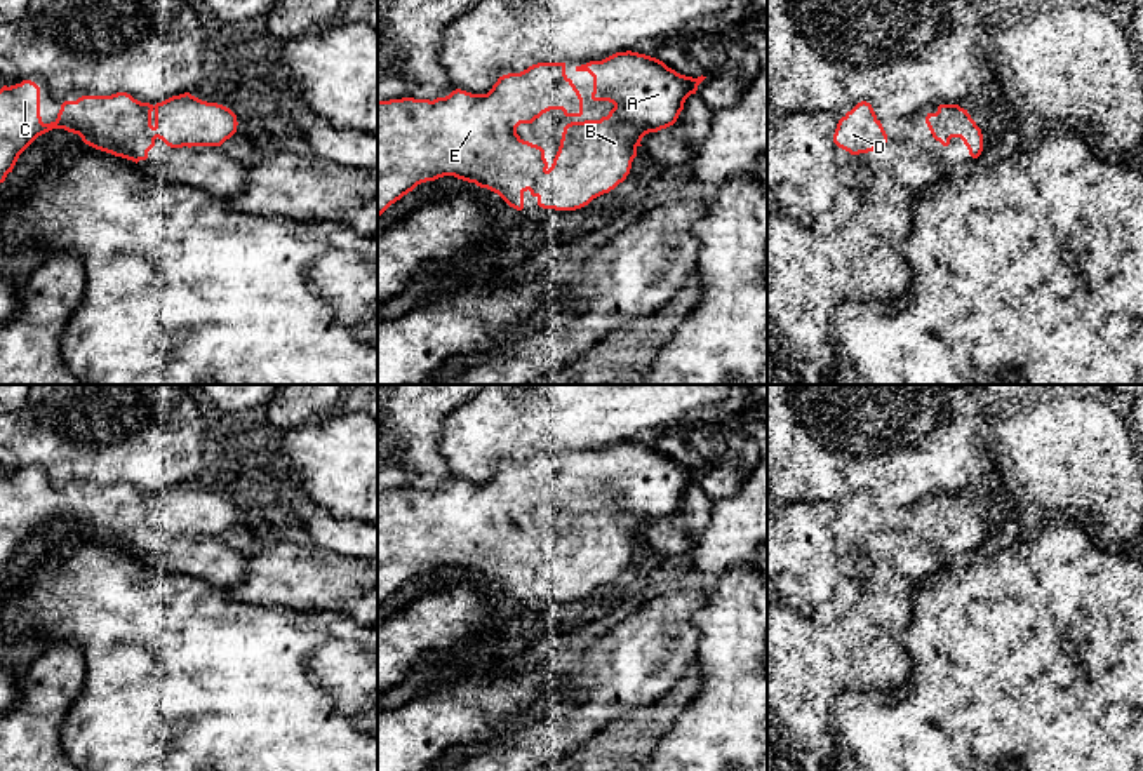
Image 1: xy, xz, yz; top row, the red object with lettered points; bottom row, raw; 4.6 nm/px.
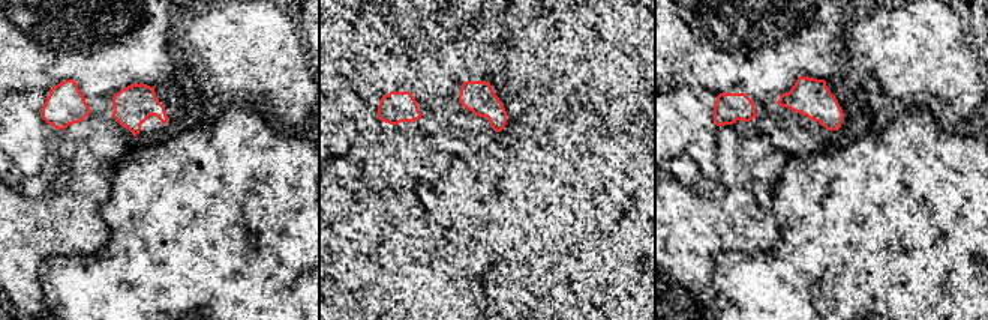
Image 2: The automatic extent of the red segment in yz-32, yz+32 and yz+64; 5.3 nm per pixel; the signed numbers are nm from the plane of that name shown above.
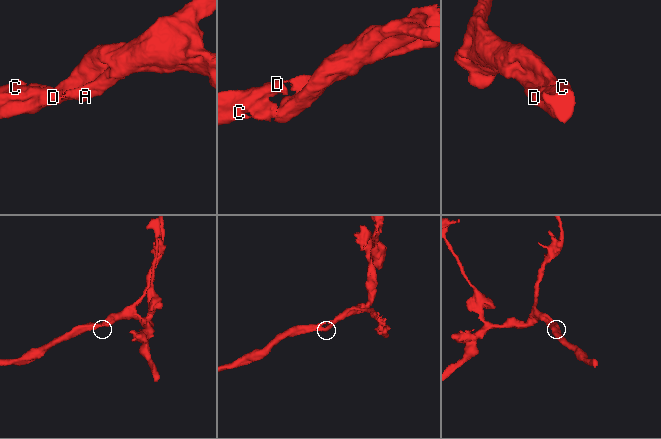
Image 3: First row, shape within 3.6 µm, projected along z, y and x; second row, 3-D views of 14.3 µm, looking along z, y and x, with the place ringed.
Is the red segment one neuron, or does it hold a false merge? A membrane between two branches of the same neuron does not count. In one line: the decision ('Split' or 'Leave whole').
Leave whole

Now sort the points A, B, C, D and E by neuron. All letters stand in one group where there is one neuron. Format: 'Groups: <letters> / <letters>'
Groups: A B C D E

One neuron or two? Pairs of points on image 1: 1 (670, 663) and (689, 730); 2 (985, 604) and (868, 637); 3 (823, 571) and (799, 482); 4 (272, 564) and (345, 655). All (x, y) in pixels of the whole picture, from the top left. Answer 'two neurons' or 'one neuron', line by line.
1: two neurons
2: two neurons
3: two neurons
4: two neurons

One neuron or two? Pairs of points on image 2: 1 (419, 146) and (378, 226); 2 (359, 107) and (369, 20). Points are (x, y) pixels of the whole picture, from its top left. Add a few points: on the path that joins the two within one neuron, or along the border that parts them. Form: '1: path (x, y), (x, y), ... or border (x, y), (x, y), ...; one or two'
1: path (419, 166), (410, 178), (408, 196), (398, 206); one
2: border (335, 90), (368, 87), (380, 95); two

